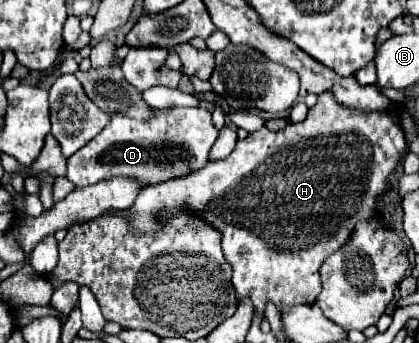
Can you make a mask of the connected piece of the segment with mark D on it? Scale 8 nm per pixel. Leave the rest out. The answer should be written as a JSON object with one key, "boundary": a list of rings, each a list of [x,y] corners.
{"boundary":[[[193,108],[193,110],[157,110],[153,118],[149,120],[133,120],[129,116],[115,116],[111,122],[103,128],[101,134],[97,134],[85,148],[77,150],[69,160],[67,160],[67,172],[65,178],[75,184],[75,188],[87,188],[91,184],[111,180],[117,176],[129,178],[139,182],[141,186],[153,186],[161,184],[173,178],[183,178],[189,176],[201,168],[207,166],[209,162],[209,152],[219,136],[219,130],[213,124],[211,112],[207,108]]]}

